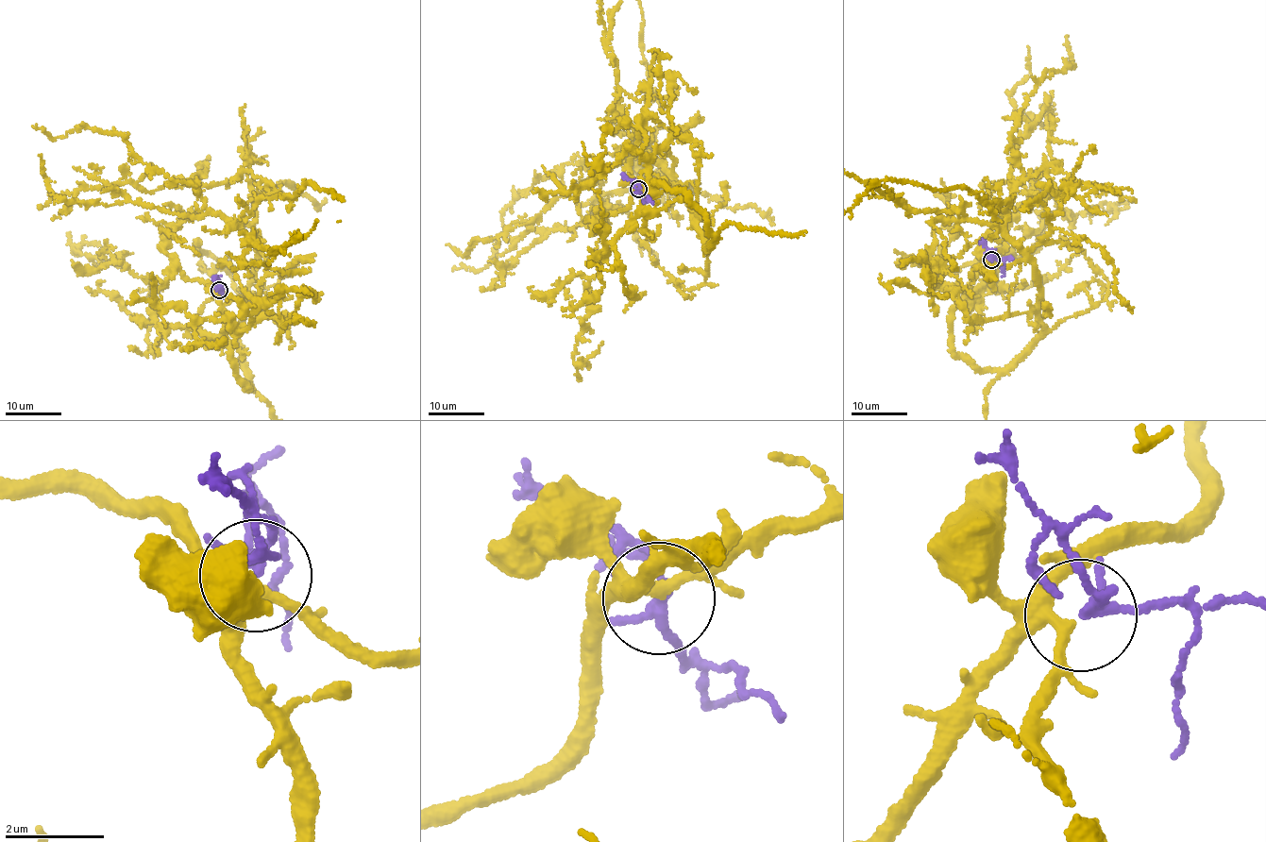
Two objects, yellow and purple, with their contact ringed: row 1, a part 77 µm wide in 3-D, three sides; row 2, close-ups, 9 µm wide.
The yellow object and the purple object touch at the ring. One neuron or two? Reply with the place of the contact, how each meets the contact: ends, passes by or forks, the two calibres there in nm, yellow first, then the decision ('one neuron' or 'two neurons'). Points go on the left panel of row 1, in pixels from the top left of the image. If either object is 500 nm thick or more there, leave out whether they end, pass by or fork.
at (219, 290); yellow forks there; purple forks there; 180 nm thick on the yellow side, 130 nm on the other; one neuron

